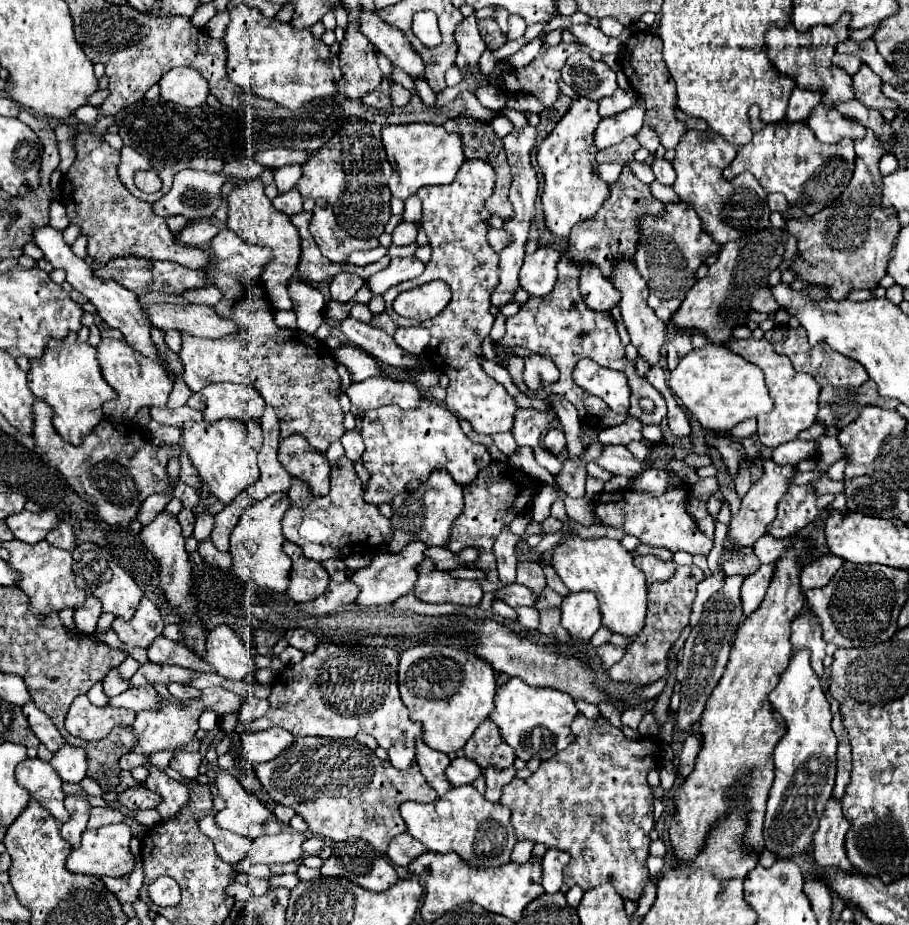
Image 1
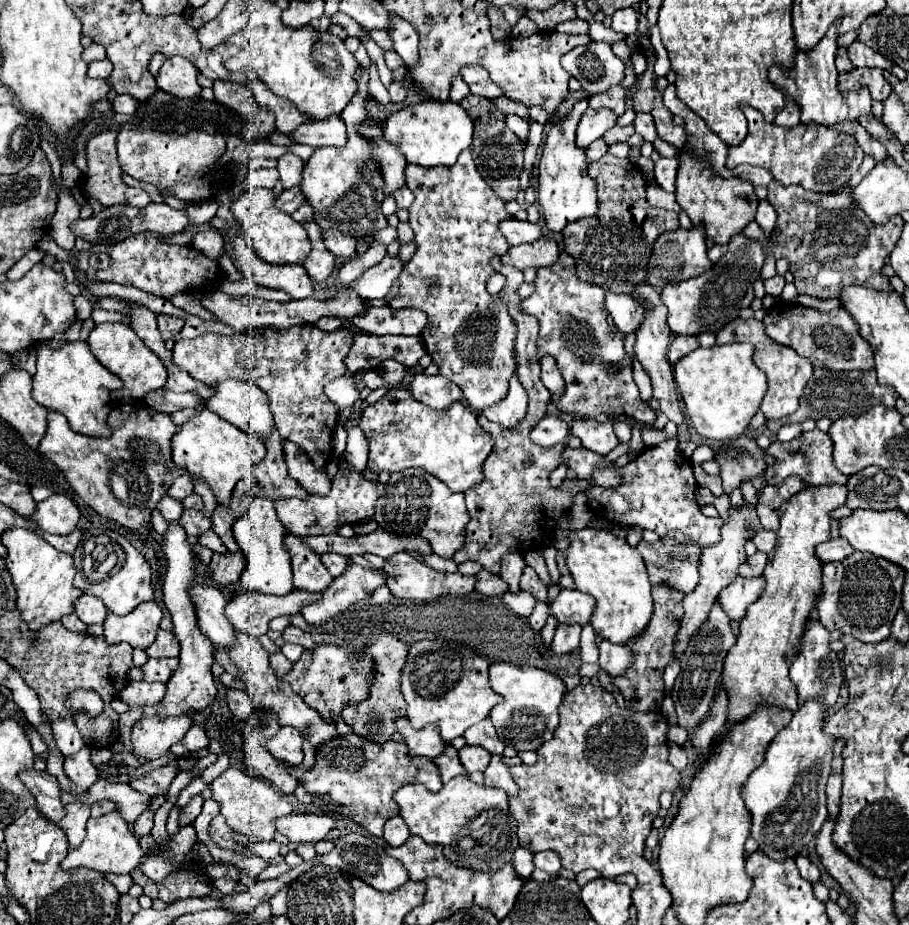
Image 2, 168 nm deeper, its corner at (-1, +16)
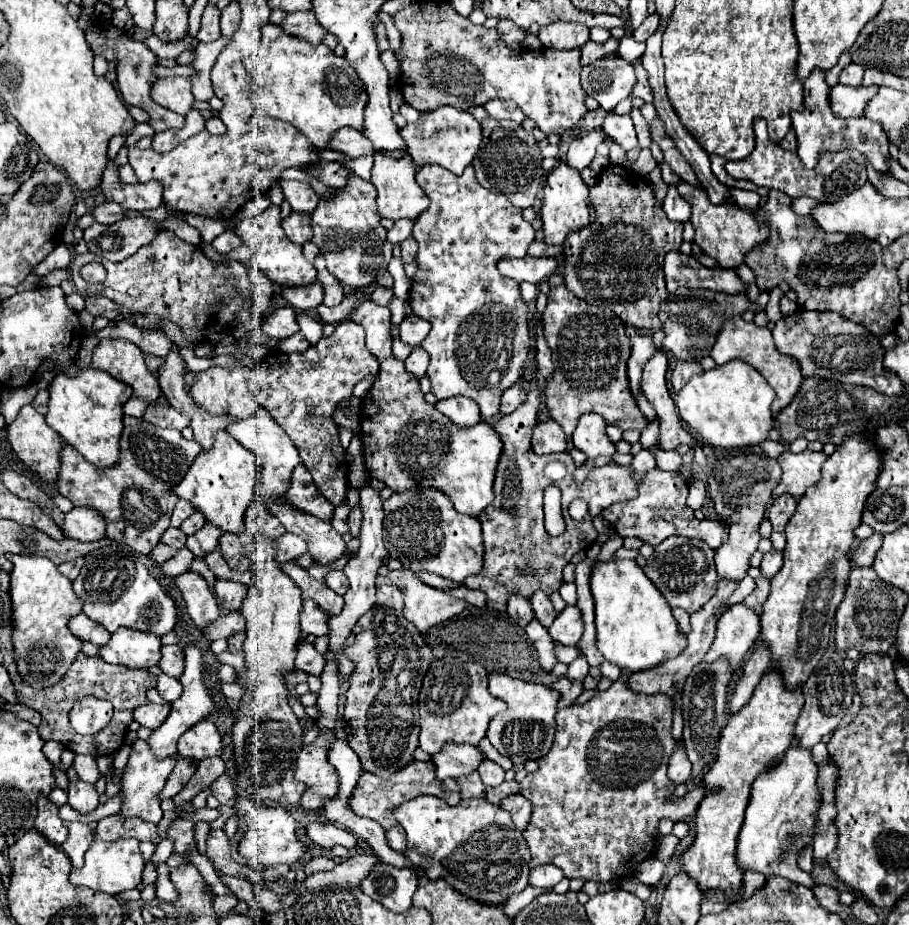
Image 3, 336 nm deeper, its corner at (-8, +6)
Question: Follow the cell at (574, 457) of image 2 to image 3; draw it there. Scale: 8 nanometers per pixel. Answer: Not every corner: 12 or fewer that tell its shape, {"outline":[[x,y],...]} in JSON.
{"outline":[[654,468],[634,500],[604,508],[622,538],[668,536],[716,550],[726,522],[690,516],[688,482]]}

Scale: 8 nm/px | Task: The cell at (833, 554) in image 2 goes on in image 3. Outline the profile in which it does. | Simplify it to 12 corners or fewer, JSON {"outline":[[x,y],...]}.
{"outline":[[874,532],[850,550],[854,566],[872,566],[882,534]]}

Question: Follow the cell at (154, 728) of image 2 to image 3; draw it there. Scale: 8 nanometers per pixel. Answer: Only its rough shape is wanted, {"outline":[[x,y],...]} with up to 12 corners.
{"outline":[[146,740],[132,744],[122,774],[120,814],[162,820],[156,798],[176,756],[156,758]]}

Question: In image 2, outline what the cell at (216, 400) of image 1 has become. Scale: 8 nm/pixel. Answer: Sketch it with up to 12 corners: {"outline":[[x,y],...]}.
{"outline":[[243,380],[217,384],[207,408],[267,440],[273,416],[263,390]]}

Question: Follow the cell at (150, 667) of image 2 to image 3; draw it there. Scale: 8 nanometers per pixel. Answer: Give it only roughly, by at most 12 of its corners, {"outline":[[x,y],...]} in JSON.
{"outline":[[158,676],[156,684],[166,702],[174,702],[182,694],[178,678]]}

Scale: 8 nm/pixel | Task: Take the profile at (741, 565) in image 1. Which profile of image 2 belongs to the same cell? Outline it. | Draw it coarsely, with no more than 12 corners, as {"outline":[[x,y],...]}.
{"outline":[[757,552],[739,568],[741,576],[763,574],[767,556]]}

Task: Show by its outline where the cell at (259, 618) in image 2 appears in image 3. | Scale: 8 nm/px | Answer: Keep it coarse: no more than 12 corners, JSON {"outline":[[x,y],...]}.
{"outline":[[228,612],[204,634],[210,642],[246,630],[242,612]]}

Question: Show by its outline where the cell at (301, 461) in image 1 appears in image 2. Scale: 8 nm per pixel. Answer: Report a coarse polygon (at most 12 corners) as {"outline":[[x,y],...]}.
{"outline":[[283,440],[289,476],[309,494],[327,496],[327,474],[297,444]]}

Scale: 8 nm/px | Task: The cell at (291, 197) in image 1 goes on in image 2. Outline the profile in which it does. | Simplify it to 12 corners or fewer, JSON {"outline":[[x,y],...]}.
{"outline":[[301,188],[283,190],[275,206],[293,214],[305,196]]}

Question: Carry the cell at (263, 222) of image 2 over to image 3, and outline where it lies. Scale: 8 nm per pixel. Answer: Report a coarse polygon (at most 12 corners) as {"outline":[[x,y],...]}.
{"outline":[[280,206],[236,214],[234,232],[276,284],[316,280],[300,244],[286,238]]}

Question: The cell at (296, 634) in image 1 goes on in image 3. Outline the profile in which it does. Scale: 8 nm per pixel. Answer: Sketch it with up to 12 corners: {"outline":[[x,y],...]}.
{"outline":[[310,642],[296,648],[298,670],[320,676],[326,658]]}

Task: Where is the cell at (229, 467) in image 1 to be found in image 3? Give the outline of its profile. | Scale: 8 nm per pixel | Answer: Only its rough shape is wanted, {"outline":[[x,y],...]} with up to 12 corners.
{"outline":[[226,430],[174,492],[224,532],[244,530],[260,480]]}

